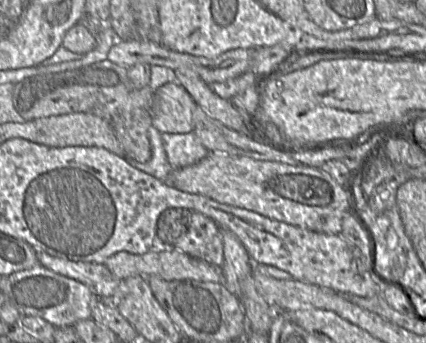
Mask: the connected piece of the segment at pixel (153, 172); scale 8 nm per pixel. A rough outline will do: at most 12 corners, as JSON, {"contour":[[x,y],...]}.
{"contour":[[151,125],[148,138],[152,155],[140,163],[131,166],[164,182],[172,167],[161,133]]}

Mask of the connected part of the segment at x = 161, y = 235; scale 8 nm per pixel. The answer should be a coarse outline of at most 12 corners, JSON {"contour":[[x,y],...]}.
{"contour":[[163,211],[156,224],[159,244],[173,247],[188,229],[191,211]]}

